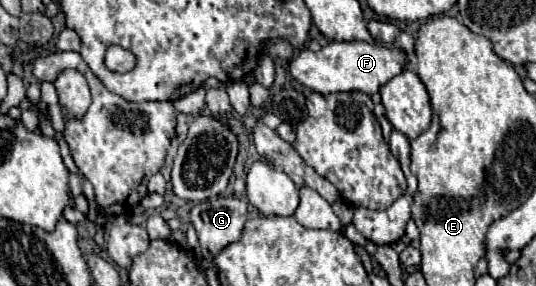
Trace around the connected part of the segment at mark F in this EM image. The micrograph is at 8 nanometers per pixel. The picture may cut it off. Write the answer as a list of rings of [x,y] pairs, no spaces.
[[[348,41],[348,43],[328,43],[318,53],[310,49],[302,49],[298,57],[290,63],[290,73],[296,81],[304,87],[318,91],[322,95],[340,93],[340,91],[362,91],[366,95],[374,95],[386,81],[394,75],[402,73],[408,63],[408,55],[394,47],[382,43],[362,43],[362,41]]]

